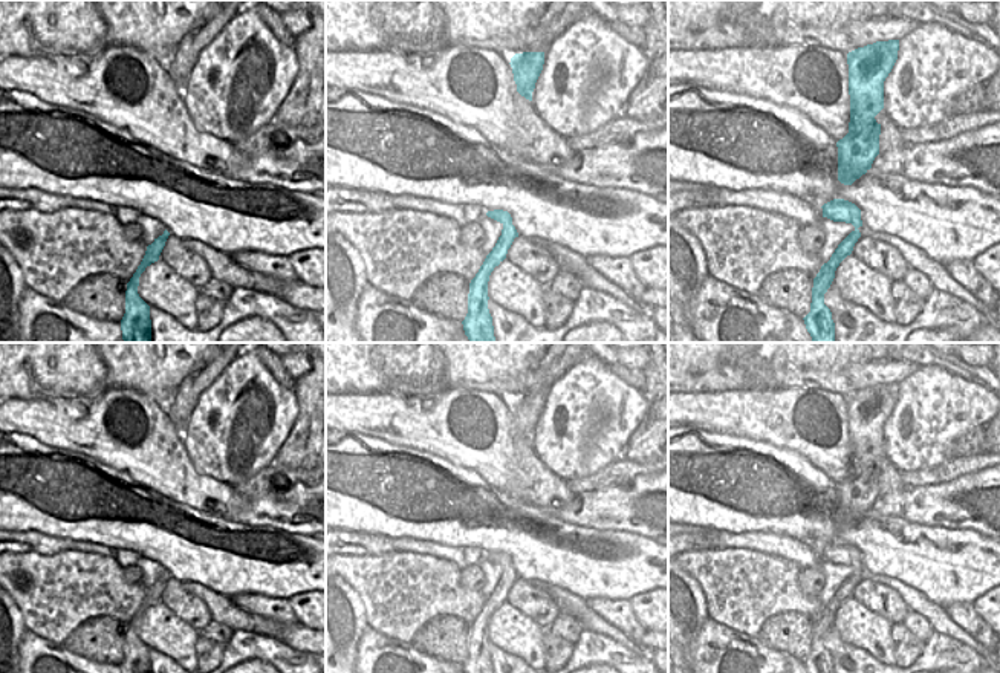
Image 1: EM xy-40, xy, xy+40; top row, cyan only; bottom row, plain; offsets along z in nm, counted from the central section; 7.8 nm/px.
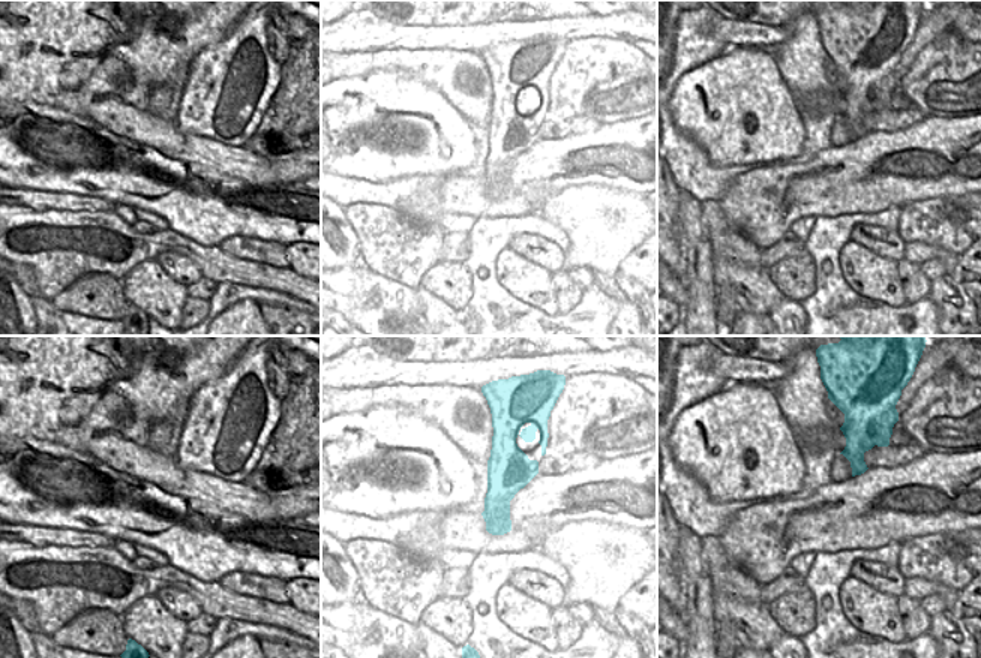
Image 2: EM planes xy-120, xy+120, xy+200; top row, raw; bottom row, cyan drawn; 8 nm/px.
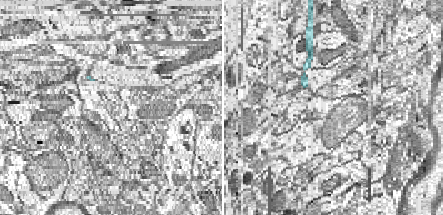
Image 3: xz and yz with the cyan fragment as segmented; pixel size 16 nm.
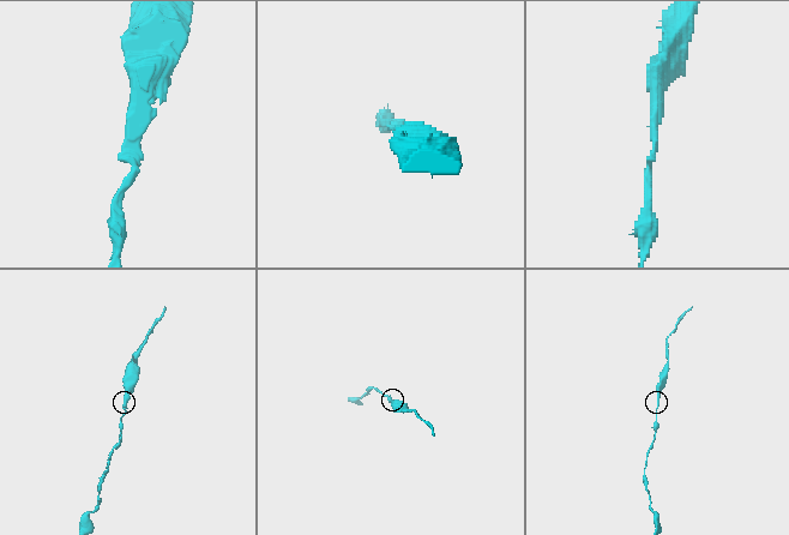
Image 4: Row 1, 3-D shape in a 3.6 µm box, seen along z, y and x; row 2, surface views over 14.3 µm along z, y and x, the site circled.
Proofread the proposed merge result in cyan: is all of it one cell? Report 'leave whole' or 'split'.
leave whole

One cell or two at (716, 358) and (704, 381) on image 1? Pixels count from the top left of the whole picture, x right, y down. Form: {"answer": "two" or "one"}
{"answer": "two"}

